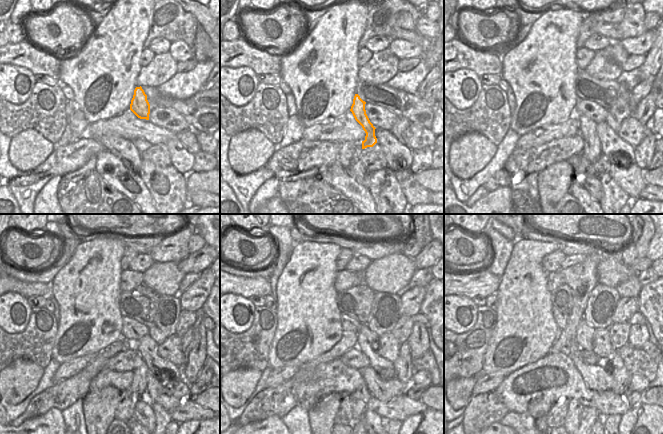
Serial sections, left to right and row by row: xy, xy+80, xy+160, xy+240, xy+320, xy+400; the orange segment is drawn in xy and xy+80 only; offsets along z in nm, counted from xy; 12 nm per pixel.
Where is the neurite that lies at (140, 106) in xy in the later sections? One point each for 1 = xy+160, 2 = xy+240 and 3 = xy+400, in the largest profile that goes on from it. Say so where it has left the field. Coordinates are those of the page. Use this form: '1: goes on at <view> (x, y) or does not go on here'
1: goes on at xy+160 (591, 151)
2: goes on at xy+240 (137, 390)
3: goes on at xy+400 (573, 417)

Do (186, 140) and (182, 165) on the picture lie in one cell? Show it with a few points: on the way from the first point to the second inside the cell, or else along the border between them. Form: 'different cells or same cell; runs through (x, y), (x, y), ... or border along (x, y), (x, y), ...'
different cells; border along (177, 137), (181, 144), (193, 154)

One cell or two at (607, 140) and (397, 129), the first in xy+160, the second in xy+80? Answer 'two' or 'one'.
two

